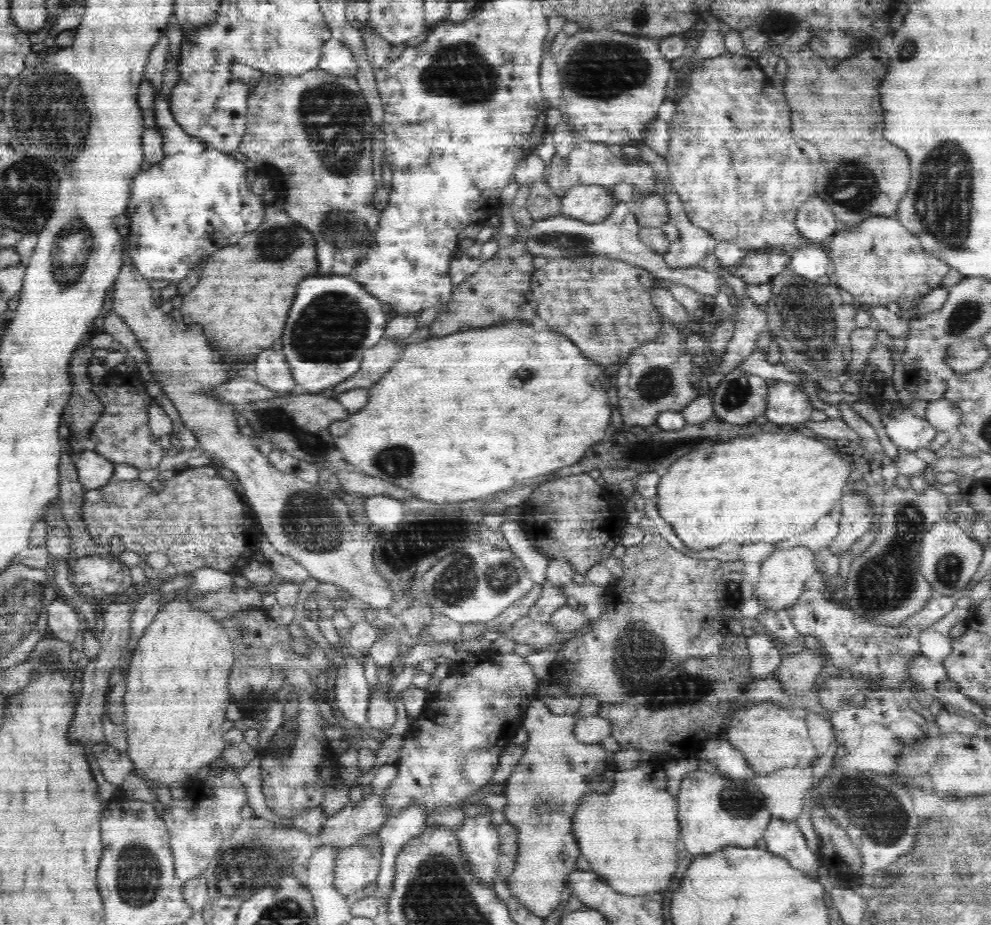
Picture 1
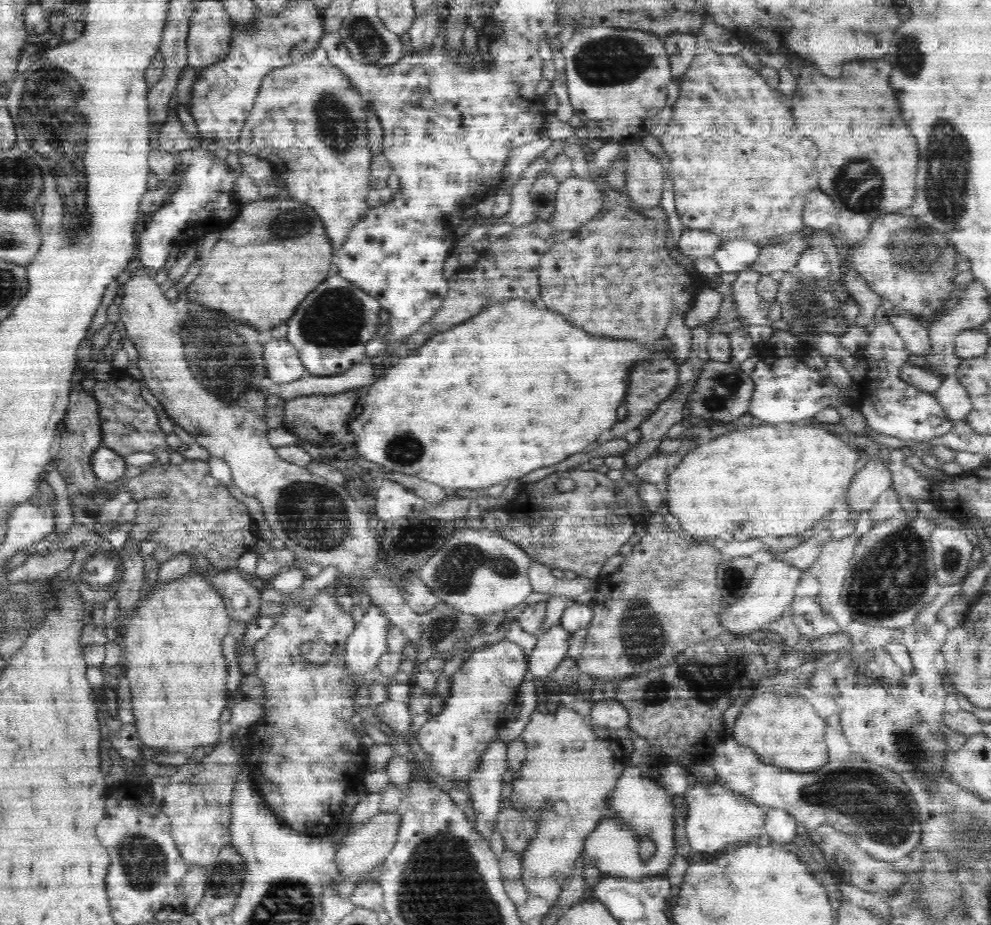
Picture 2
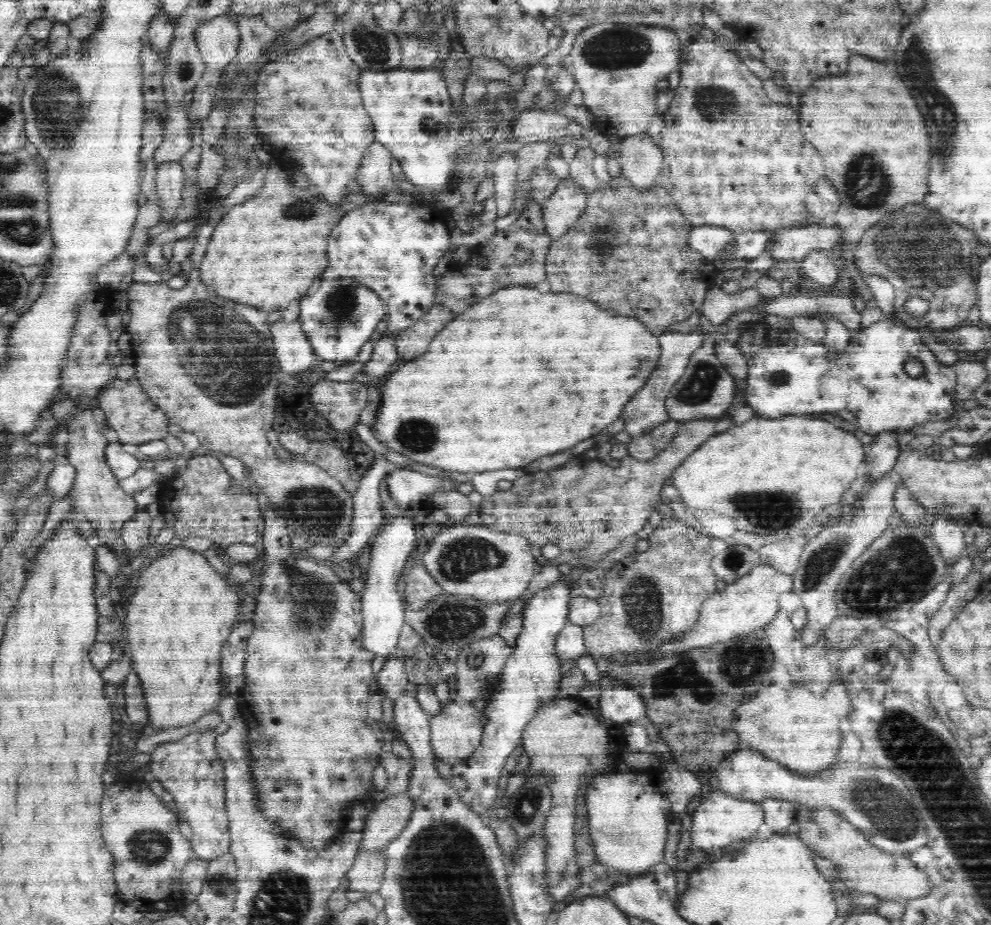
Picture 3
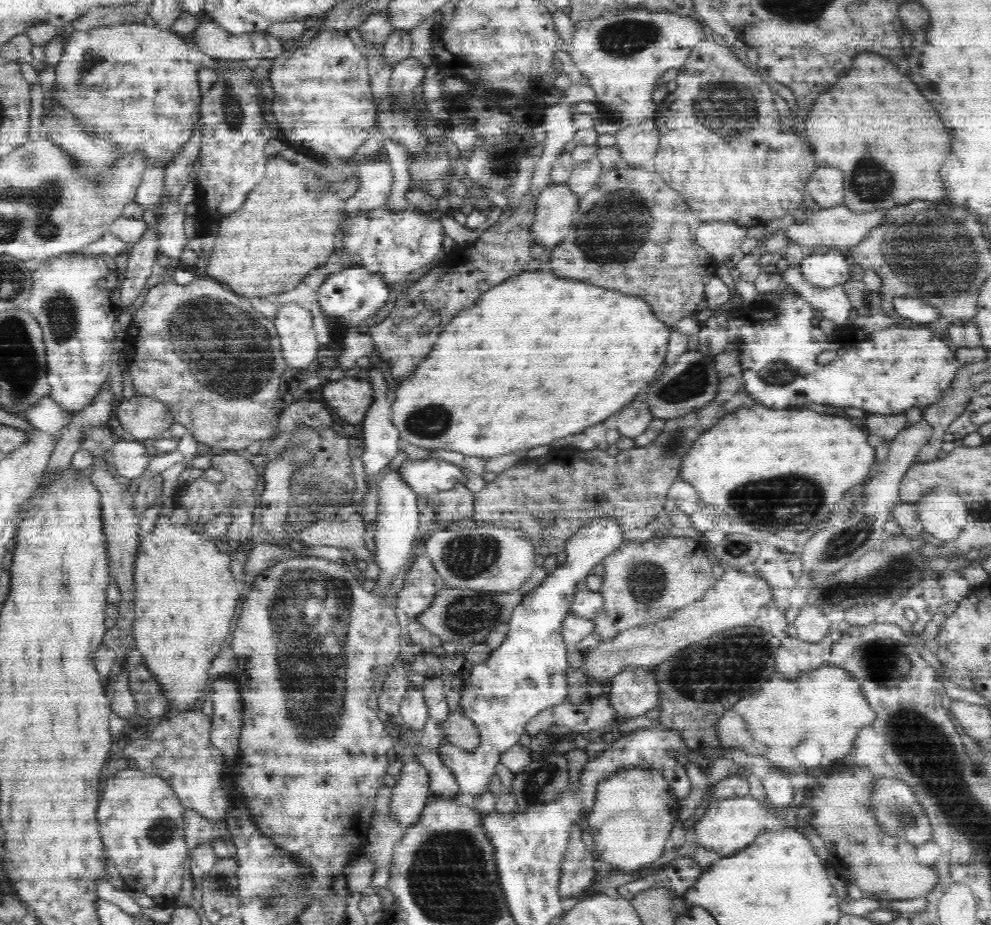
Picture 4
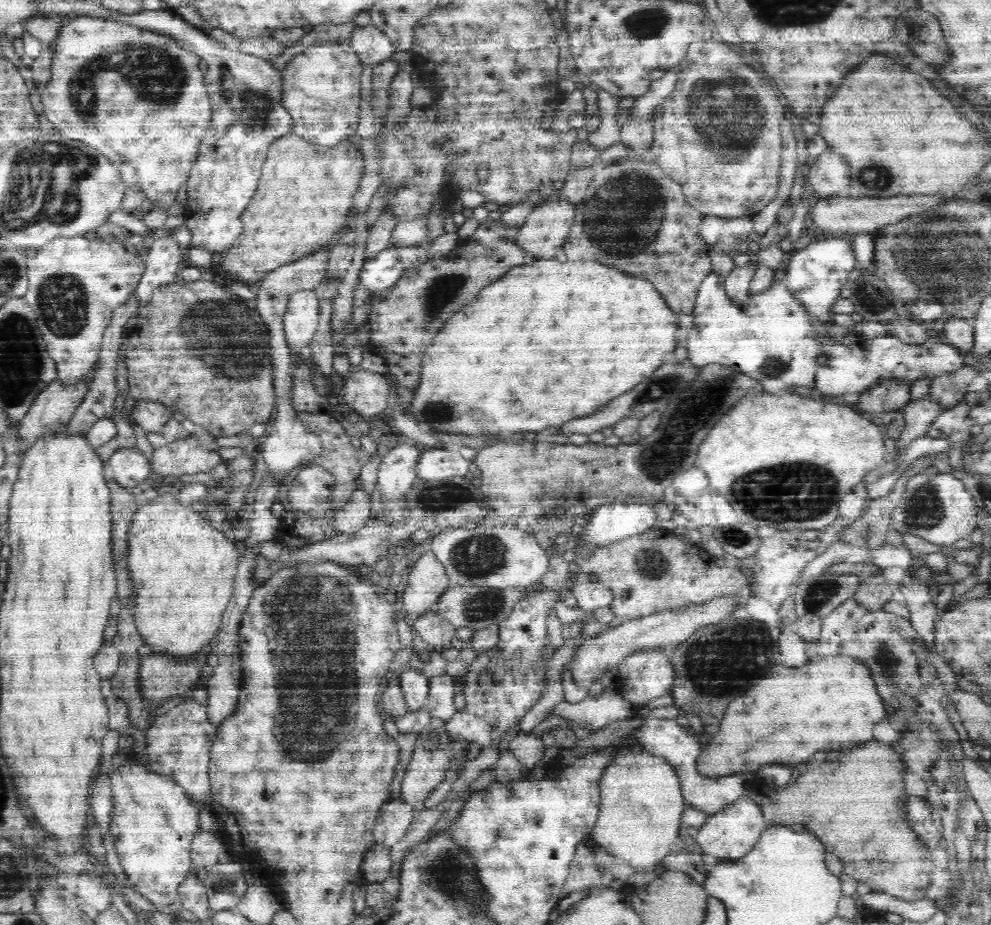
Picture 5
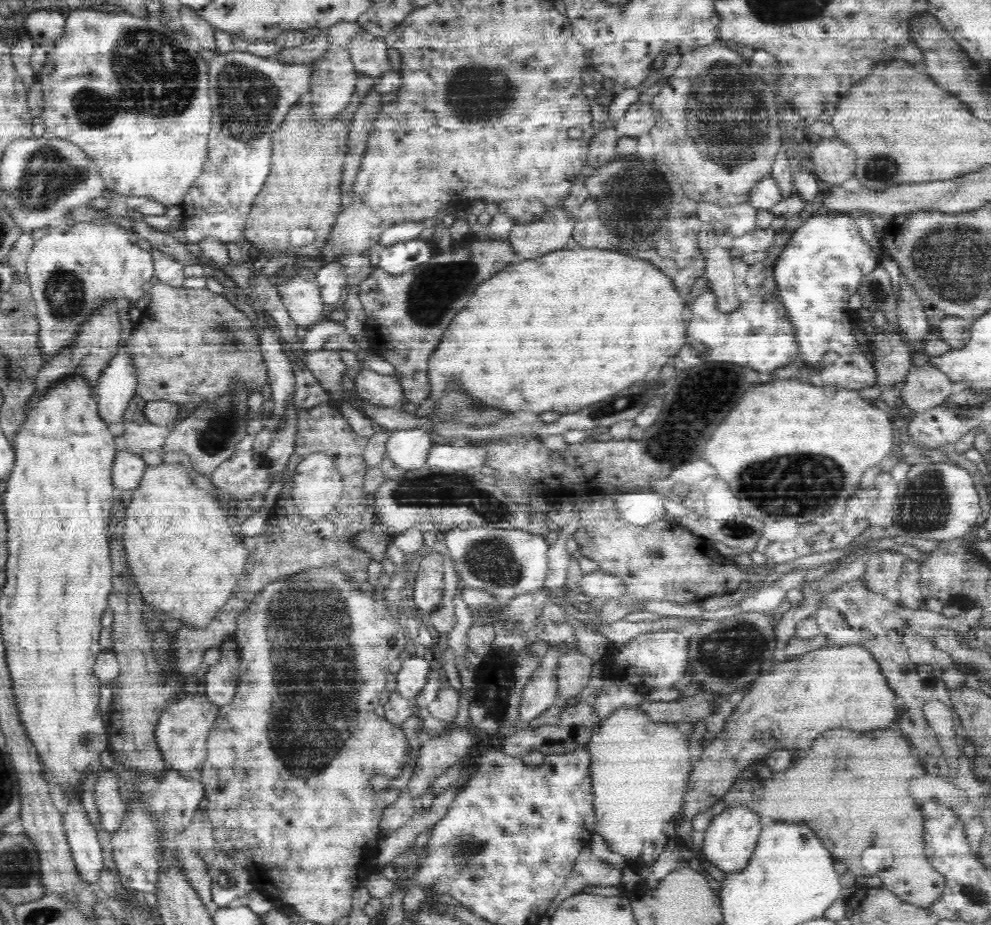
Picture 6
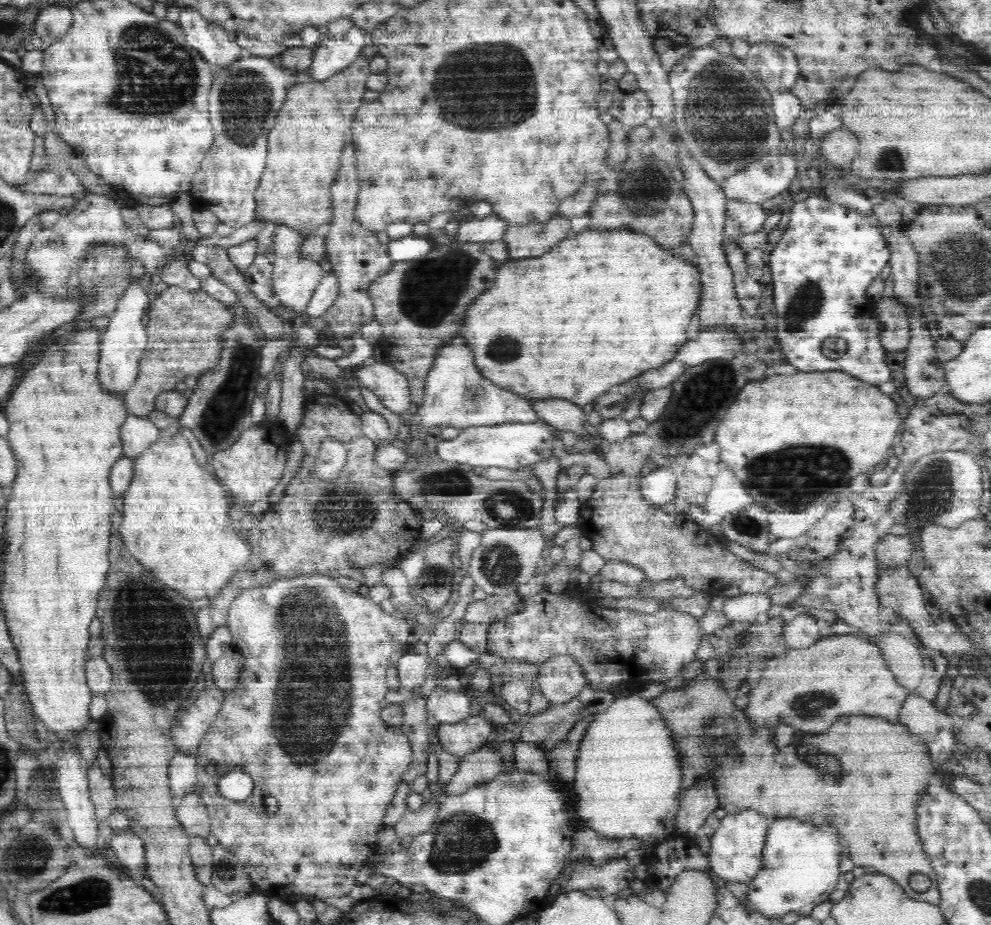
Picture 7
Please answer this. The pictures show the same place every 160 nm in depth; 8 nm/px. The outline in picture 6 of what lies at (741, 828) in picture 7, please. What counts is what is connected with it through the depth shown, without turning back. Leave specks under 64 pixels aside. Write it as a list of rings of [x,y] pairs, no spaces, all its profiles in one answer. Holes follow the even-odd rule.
[[[748,808],[725,809],[718,816],[712,816],[712,822],[705,832],[702,851],[712,866],[718,868],[726,876],[744,872],[754,854],[763,826],[757,813]]]

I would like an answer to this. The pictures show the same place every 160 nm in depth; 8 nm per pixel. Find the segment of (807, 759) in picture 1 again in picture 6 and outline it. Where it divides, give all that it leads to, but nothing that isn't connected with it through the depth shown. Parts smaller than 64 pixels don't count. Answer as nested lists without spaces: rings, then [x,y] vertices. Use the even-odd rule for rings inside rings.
[[[829,644],[828,646],[822,646],[822,648],[811,648],[810,650],[808,650],[808,652],[804,652],[803,654],[800,654],[796,659],[786,660],[784,662],[778,662],[778,663],[773,663],[773,664],[769,665],[768,669],[766,669],[765,672],[760,674],[754,680],[754,683],[752,683],[752,684],[754,684],[754,686],[751,685],[749,687],[749,691],[743,696],[743,699],[737,704],[737,706],[733,710],[733,713],[729,716],[729,718],[725,722],[725,727],[722,730],[722,734],[720,734],[720,736],[717,736],[715,739],[713,739],[709,743],[705,744],[705,746],[703,748],[704,752],[702,752],[702,755],[700,756],[700,760],[698,760],[698,762],[696,762],[696,764],[694,764],[694,768],[693,768],[694,770],[692,770],[692,772],[689,776],[689,780],[686,784],[687,790],[686,790],[686,793],[684,794],[682,810],[680,810],[681,818],[686,817],[686,818],[690,818],[692,820],[695,816],[698,816],[699,814],[708,813],[708,811],[712,808],[712,806],[716,806],[716,804],[718,804],[718,802],[724,800],[725,795],[728,793],[729,788],[732,786],[732,784],[734,784],[736,777],[738,777],[738,775],[740,775],[745,770],[744,767],[750,767],[757,759],[766,759],[768,752],[770,752],[770,750],[776,750],[776,748],[810,748],[810,746],[812,746],[812,740],[814,740],[814,738],[818,738],[818,736],[820,736],[820,734],[824,734],[824,732],[826,732],[826,730],[830,730],[830,728],[836,728],[836,726],[844,726],[844,728],[850,728],[850,730],[872,730],[872,728],[886,729],[889,727],[894,727],[895,722],[899,719],[899,717],[901,716],[901,714],[904,710],[903,704],[902,704],[902,707],[903,707],[902,709],[900,709],[900,708],[898,708],[898,706],[896,706],[896,701],[897,701],[896,696],[898,697],[898,694],[890,686],[890,683],[888,682],[888,679],[886,678],[886,676],[884,676],[884,673],[881,670],[881,666],[879,665],[879,662],[875,659],[873,652],[871,650],[868,650],[866,646],[862,646],[861,644],[842,644],[842,645],[830,645]],[[806,704],[812,704],[812,712],[806,712],[806,710],[800,710],[800,708],[804,708],[804,706],[806,706]]]

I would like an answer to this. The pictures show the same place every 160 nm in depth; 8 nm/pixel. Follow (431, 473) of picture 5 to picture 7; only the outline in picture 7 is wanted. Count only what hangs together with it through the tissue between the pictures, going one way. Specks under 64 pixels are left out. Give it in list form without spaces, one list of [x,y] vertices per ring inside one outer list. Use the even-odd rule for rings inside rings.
[[[537,417],[530,422],[508,420],[496,424],[464,426],[458,428],[458,435],[450,440],[439,439],[437,455],[444,461],[468,466],[495,466],[496,468],[522,468],[538,464],[542,460],[552,460],[555,456],[556,440],[564,434],[555,424]]]

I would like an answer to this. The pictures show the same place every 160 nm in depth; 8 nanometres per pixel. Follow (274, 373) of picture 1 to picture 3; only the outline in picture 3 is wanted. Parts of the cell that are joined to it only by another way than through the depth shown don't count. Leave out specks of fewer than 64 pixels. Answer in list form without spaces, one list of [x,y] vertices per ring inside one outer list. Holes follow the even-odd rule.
[[[282,316],[271,324],[271,332],[283,374],[305,371],[318,359],[311,338],[304,333],[300,316],[294,322],[286,322]]]

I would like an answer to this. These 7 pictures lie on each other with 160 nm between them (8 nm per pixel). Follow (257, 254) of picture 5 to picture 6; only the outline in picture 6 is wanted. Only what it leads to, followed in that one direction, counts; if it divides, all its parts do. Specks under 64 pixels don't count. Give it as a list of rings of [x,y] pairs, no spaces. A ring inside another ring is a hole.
[[[356,71],[356,84],[350,98],[351,101],[331,118],[317,116],[315,114],[315,102],[311,100],[311,97],[305,95],[290,106],[290,110],[286,112],[286,120],[280,125],[280,130],[276,130],[272,134],[272,140],[270,140],[272,142],[270,150],[274,150],[272,152],[272,174],[268,176],[262,192],[257,194],[256,200],[254,200],[254,204],[250,208],[247,220],[247,226],[250,226],[250,228],[244,231],[247,240],[268,252],[270,256],[276,256],[278,251],[291,251],[298,253],[304,258],[311,256],[312,258],[320,258],[322,265],[328,264],[324,251],[326,251],[326,245],[333,233],[337,216],[343,209],[343,204],[340,202],[340,193],[338,193],[338,178],[340,178],[340,172],[342,172],[346,138],[348,138],[347,132],[351,129],[353,116],[356,114],[356,111],[362,108],[364,100],[372,91],[374,80],[374,76]],[[296,228],[310,228],[310,230],[314,230],[314,234],[316,234],[314,246],[316,248],[288,248],[290,232],[296,230]]]

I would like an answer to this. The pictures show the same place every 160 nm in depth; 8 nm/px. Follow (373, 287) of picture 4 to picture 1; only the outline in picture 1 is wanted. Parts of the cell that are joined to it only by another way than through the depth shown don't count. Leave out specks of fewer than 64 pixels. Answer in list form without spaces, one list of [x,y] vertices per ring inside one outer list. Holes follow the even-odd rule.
[[[316,275],[300,282],[296,302],[282,334],[284,354],[295,379],[293,395],[316,394],[337,386],[360,370],[365,350],[385,335],[382,301],[369,294],[348,275]]]

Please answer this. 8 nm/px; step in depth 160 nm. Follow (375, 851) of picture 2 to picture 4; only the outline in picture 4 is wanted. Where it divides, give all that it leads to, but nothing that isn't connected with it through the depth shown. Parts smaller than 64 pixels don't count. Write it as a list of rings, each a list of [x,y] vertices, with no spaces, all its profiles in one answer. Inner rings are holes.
[[[416,758],[405,764],[399,781],[391,788],[392,811],[395,818],[403,823],[416,822],[430,802],[431,775],[428,767]]]

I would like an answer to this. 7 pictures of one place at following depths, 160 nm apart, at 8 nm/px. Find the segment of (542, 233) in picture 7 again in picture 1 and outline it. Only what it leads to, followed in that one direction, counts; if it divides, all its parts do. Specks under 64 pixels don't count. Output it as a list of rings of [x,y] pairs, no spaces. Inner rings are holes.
[[[576,182],[562,196],[560,212],[577,221],[598,223],[612,214],[615,199],[605,186]]]

